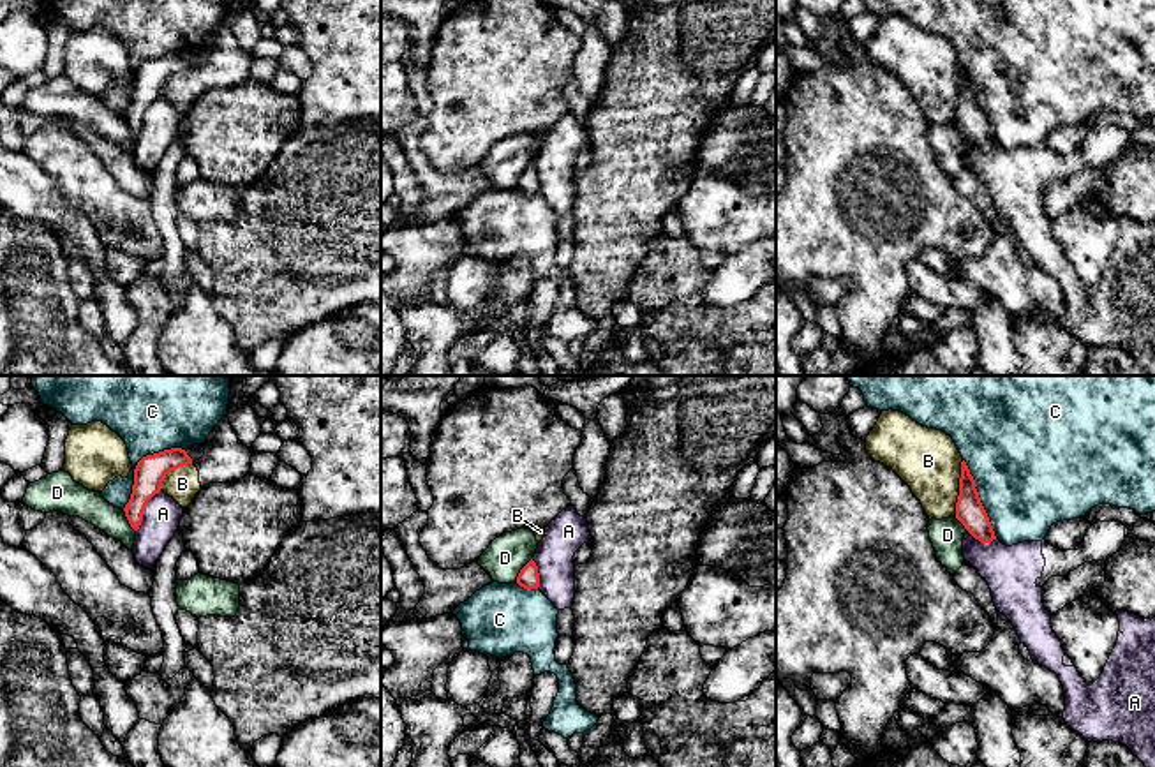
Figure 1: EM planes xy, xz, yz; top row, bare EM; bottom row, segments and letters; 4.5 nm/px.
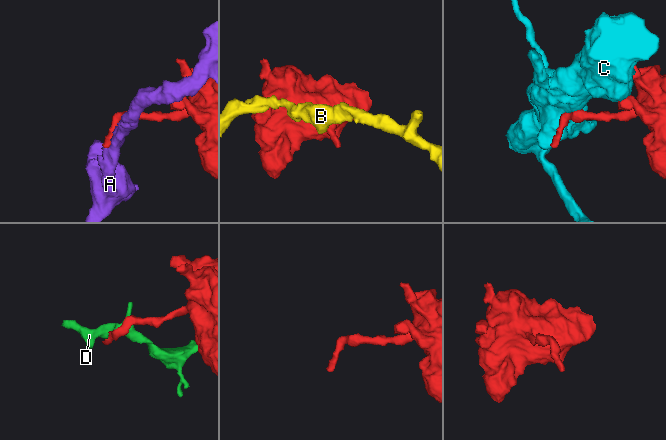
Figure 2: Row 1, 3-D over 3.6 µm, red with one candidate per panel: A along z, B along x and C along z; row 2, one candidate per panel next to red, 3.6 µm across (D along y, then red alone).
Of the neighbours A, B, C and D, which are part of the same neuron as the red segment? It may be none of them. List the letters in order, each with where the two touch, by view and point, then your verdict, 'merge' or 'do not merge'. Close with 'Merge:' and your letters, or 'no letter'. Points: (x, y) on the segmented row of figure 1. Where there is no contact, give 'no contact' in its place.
A: xy (143, 512) | do not merge
B: yz (960, 487) | do not merge
C: xy (138, 462) | do not merge
D: xz (521, 570) | do not merge
Merge: no letter

